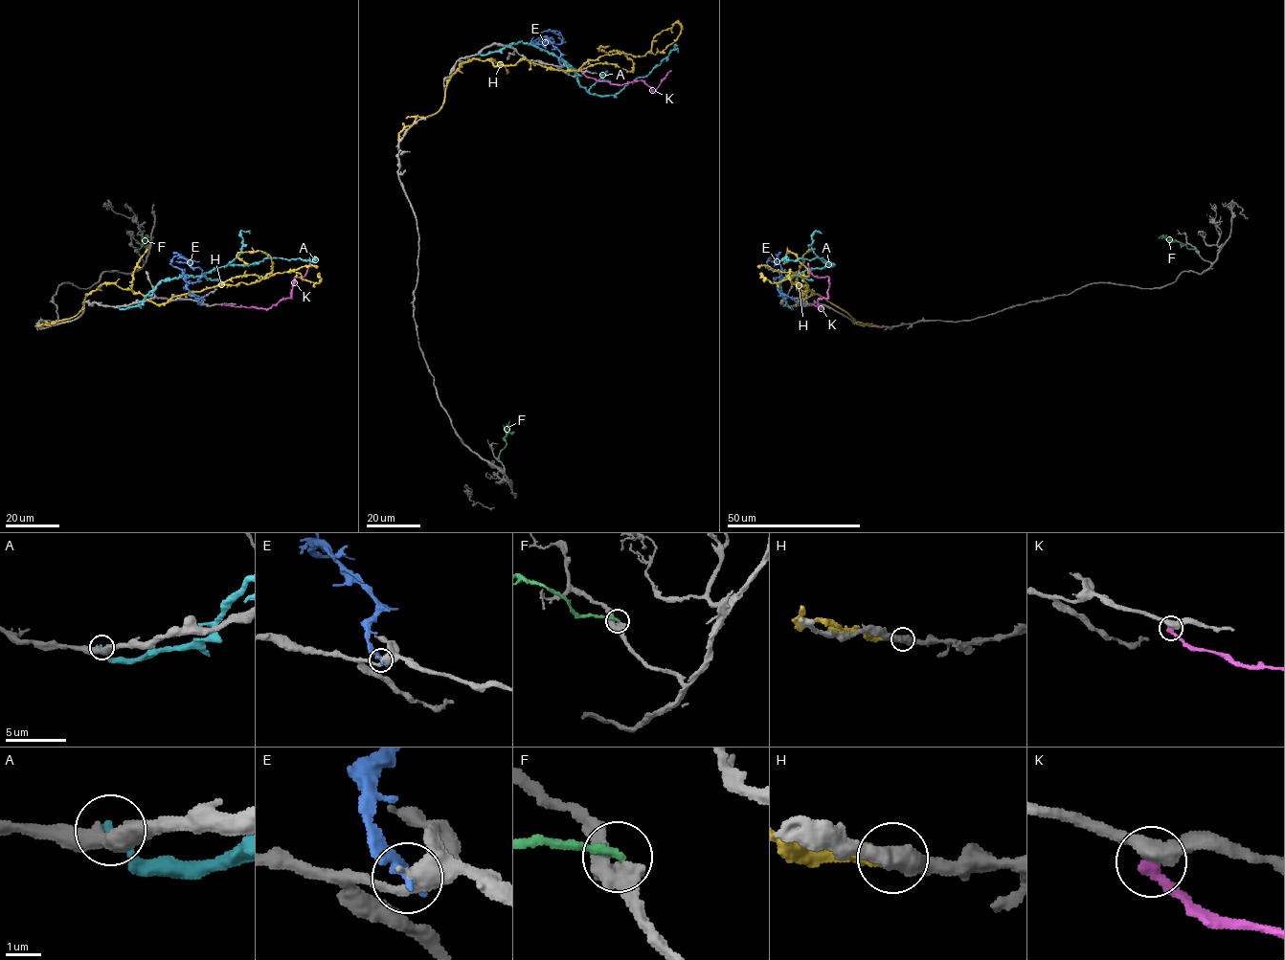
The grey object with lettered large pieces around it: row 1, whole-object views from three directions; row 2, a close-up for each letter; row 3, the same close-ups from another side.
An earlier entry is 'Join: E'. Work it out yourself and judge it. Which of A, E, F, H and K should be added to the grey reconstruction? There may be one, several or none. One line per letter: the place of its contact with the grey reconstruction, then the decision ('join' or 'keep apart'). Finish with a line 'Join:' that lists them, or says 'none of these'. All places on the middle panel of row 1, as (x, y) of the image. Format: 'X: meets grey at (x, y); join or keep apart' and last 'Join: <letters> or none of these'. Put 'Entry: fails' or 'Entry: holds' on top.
Entry: fails
A: meets grey at (479, 54); keep apart
E: meets grey at (562, 66); keep apart
F: meets grey at (498, 459); join
H: meets grey at (398, 139); keep apart
K: meets grey at (582, 73); keep apart
Join: F

